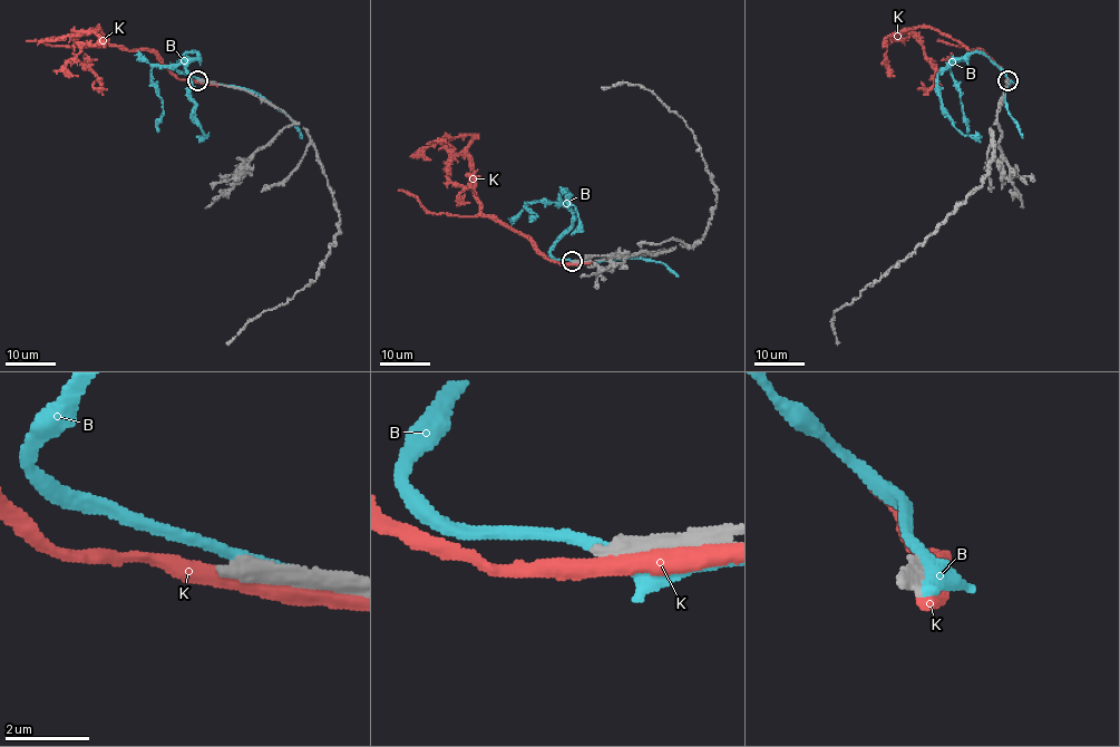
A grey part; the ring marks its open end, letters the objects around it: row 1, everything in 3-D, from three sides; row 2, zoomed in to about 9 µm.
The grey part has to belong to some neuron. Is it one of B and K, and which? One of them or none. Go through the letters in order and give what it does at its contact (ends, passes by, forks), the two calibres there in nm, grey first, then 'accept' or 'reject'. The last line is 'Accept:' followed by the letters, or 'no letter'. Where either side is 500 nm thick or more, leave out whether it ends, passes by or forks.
B: it forks there; 400 nm thick on the grey side, 440 nm on the other; reject
K: it passes by; 400 nm thick on the grey side, 440 nm on the other; reject
Accept: no letter

